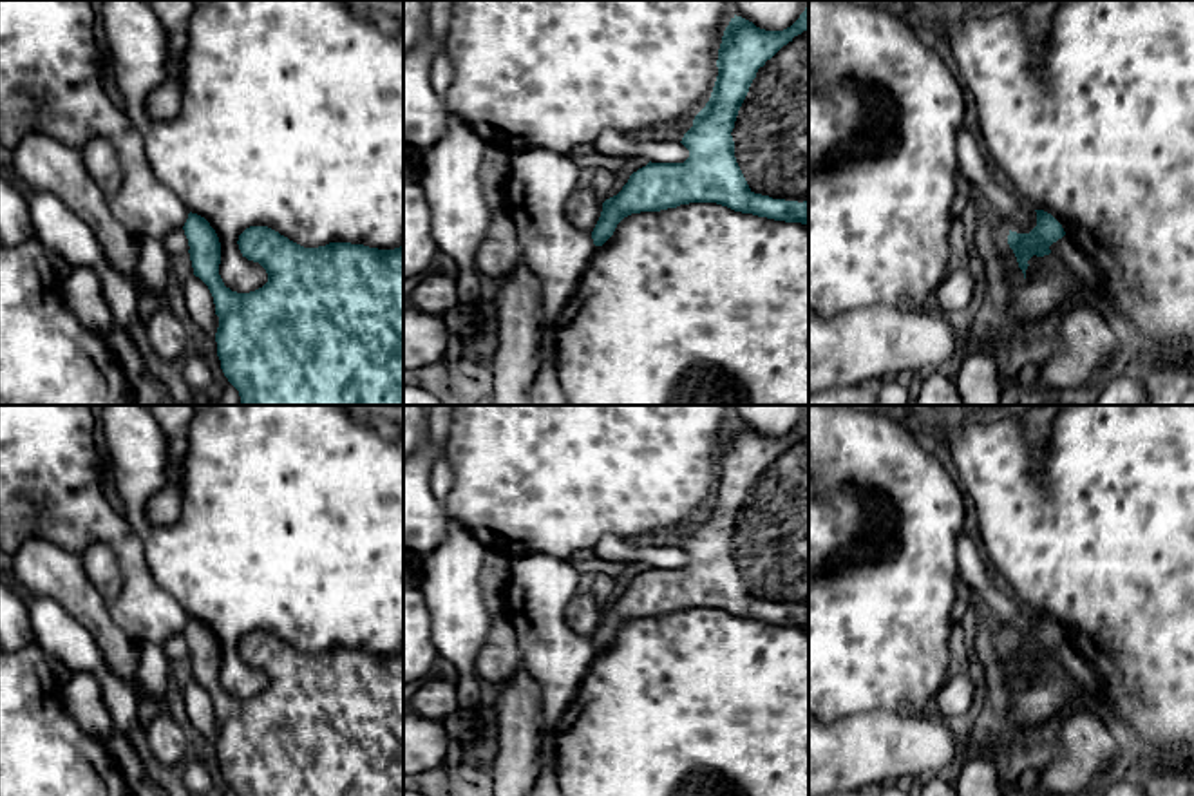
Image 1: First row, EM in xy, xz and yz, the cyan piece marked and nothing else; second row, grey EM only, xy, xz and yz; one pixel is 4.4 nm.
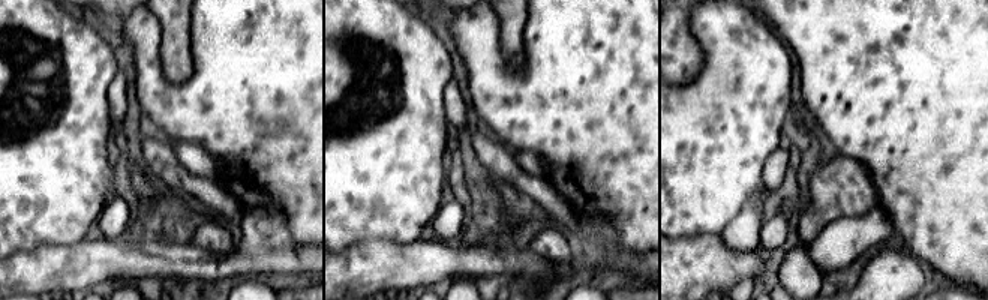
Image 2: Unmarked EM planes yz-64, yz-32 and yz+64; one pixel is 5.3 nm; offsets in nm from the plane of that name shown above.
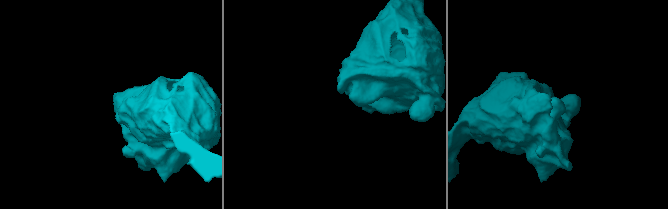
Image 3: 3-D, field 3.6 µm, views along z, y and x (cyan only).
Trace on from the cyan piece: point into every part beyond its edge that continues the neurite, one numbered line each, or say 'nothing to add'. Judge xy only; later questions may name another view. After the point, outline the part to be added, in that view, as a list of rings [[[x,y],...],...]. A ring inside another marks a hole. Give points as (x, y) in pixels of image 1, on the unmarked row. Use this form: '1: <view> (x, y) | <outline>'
nothing to add

